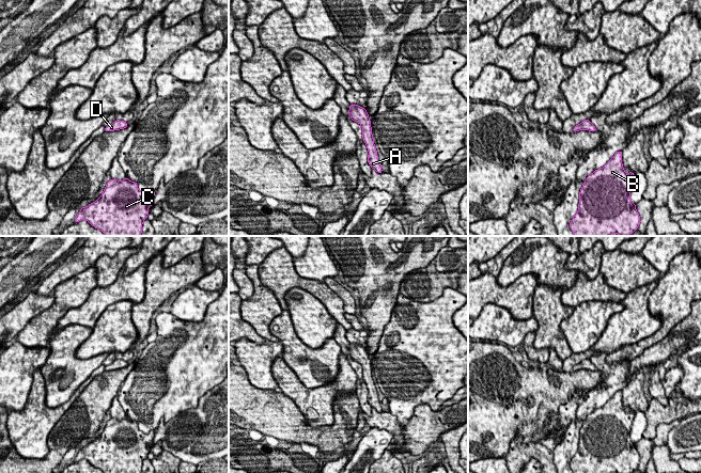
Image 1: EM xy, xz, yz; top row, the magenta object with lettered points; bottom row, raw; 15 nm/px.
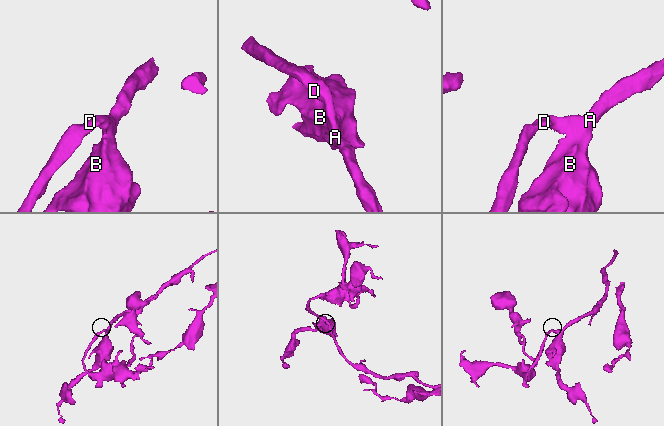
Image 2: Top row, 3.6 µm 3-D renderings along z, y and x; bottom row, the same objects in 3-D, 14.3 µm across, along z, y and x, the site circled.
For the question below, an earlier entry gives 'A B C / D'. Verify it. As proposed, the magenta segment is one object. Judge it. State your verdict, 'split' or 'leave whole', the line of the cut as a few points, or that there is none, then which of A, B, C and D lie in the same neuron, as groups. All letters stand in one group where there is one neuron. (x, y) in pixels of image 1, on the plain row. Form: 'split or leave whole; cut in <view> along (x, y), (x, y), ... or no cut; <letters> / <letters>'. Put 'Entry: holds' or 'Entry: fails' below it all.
leave whole; no cut; A B C D
Entry: fails

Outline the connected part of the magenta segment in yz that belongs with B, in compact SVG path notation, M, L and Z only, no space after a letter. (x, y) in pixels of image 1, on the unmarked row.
M622 390L617 391L603 407L591 412L582 423L578 450L570 461L573 473L633 473L637 470L640 455L630 439L635 413L624 410L622 397Z

